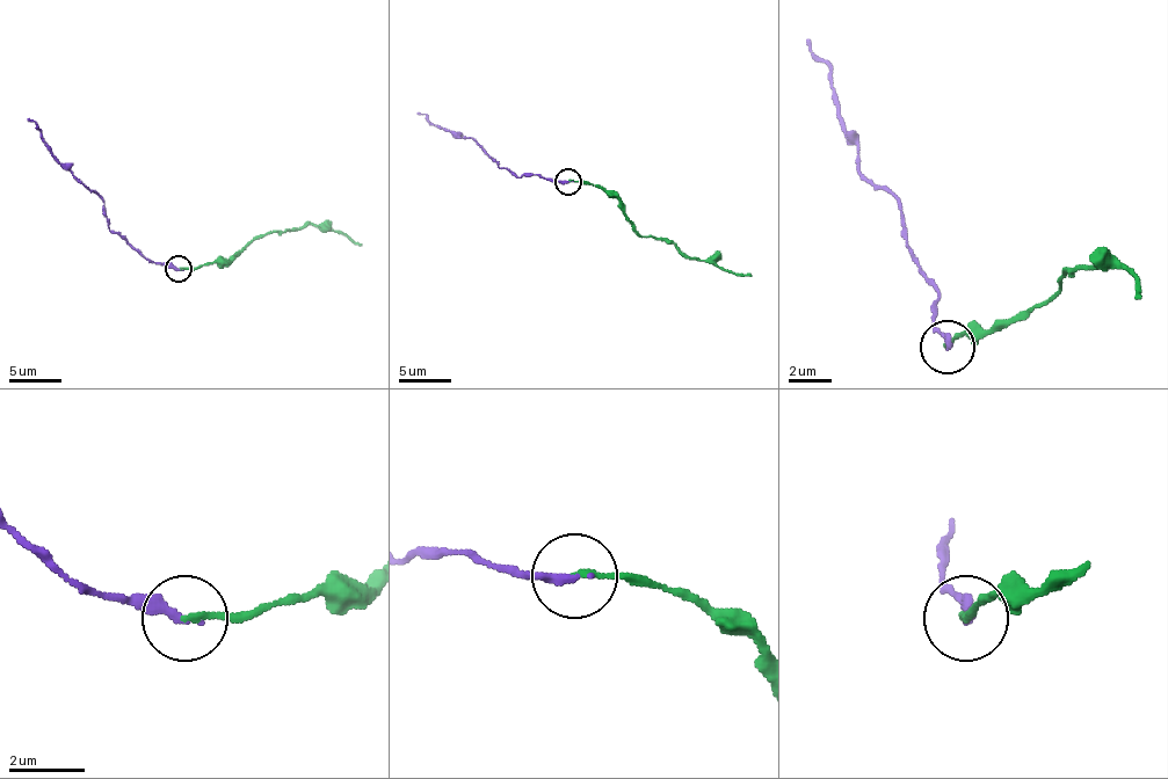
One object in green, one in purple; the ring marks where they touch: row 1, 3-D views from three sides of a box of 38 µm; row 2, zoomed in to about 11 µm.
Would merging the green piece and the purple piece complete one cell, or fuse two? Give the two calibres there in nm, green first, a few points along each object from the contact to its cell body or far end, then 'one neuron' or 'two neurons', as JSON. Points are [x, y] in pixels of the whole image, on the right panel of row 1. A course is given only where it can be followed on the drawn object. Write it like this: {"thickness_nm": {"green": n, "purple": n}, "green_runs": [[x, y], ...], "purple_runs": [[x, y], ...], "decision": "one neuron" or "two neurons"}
{"thickness_nm": {"green": 140, "purple": 280}, "green_runs": [[948, 348], [959, 332], [986, 332], [1029, 315], [1061, 289], [1067, 272], [1110, 256], [1137, 278], [1143, 299]], "purple_runs": [[948, 348], [937, 289], [905, 240], [900, 208], [856, 165], [829, 67], [809, 41]], "decision": "one neuron"}

